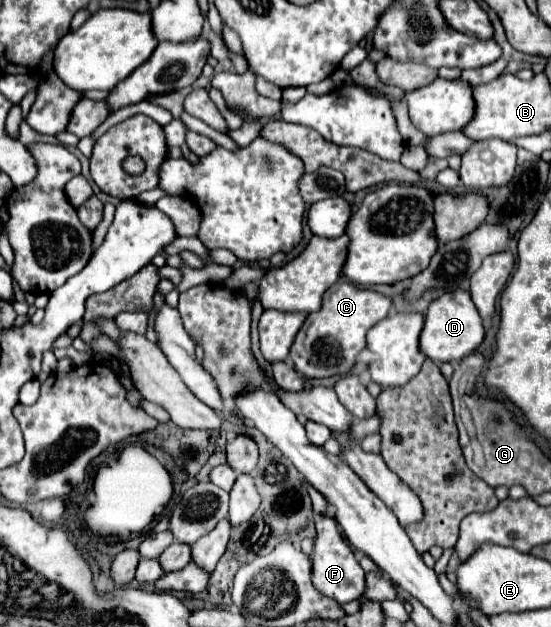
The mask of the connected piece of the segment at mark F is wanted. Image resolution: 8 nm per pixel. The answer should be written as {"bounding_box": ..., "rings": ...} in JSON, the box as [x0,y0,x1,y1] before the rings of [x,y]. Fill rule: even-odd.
{"bounding_box":[311,513,365,605],"rings":[[[331,513],[317,515],[315,525],[317,525],[317,539],[315,539],[315,551],[311,555],[311,559],[313,559],[313,585],[323,595],[339,601],[341,605],[355,601],[355,599],[363,599],[365,571],[361,569],[359,561],[355,559],[351,547],[343,541],[335,517]]]}

